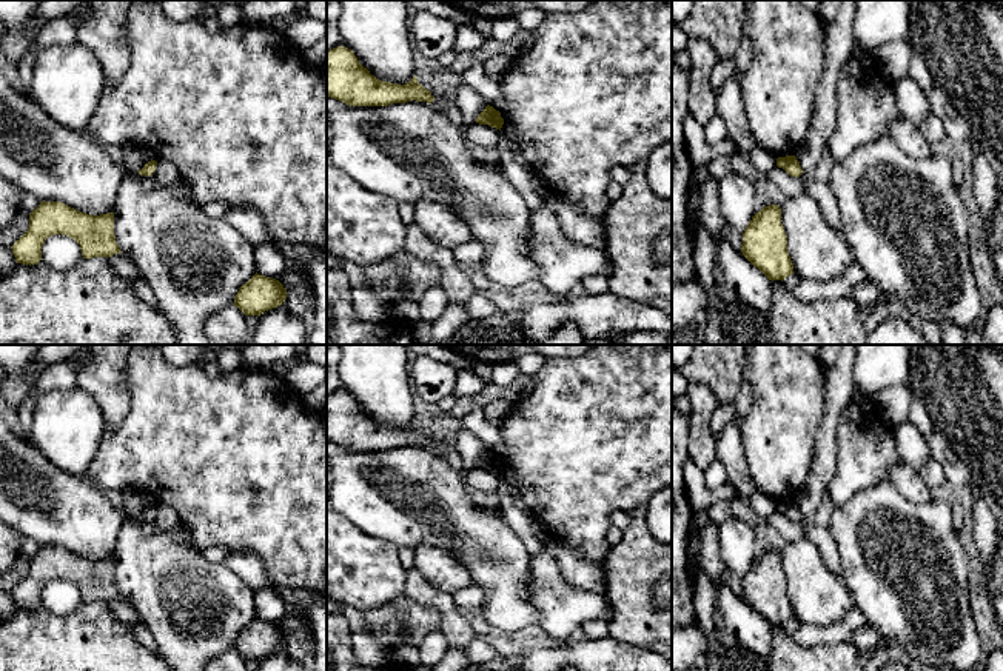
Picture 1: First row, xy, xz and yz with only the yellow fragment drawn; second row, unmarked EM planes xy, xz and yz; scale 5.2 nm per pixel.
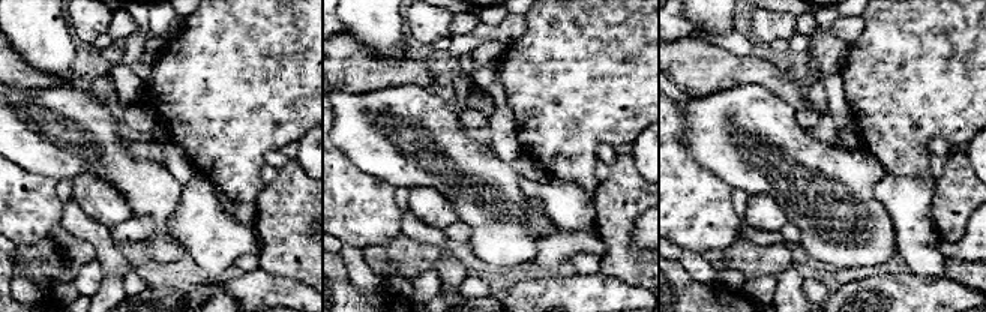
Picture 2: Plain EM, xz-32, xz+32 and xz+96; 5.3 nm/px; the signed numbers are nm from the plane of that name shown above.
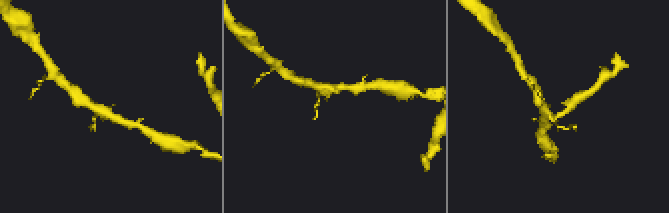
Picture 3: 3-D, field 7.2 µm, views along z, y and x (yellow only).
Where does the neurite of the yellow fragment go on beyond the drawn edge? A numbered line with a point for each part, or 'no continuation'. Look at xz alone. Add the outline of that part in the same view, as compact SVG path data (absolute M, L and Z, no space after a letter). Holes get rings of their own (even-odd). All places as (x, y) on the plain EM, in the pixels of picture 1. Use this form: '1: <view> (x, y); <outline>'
no continuation

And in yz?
no continuation

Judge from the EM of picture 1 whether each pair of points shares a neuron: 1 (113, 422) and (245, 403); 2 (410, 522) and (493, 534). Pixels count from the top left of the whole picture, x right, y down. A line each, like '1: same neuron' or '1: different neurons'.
1: different neurons
2: same neuron

